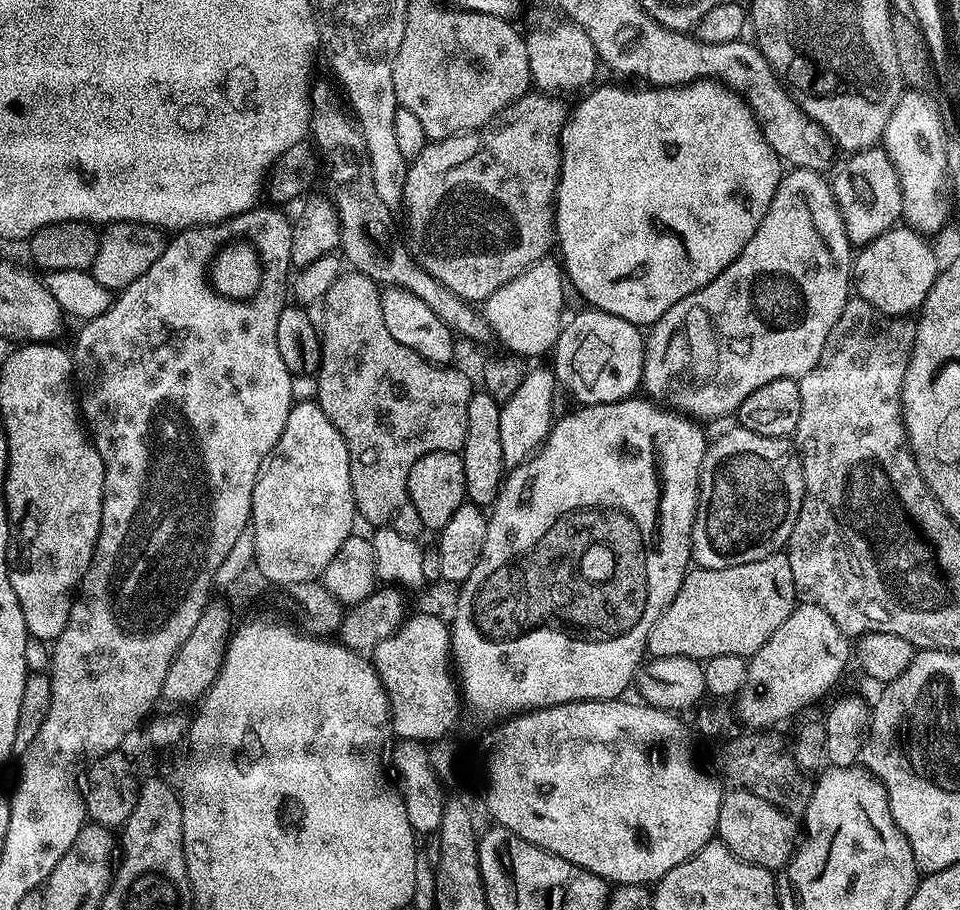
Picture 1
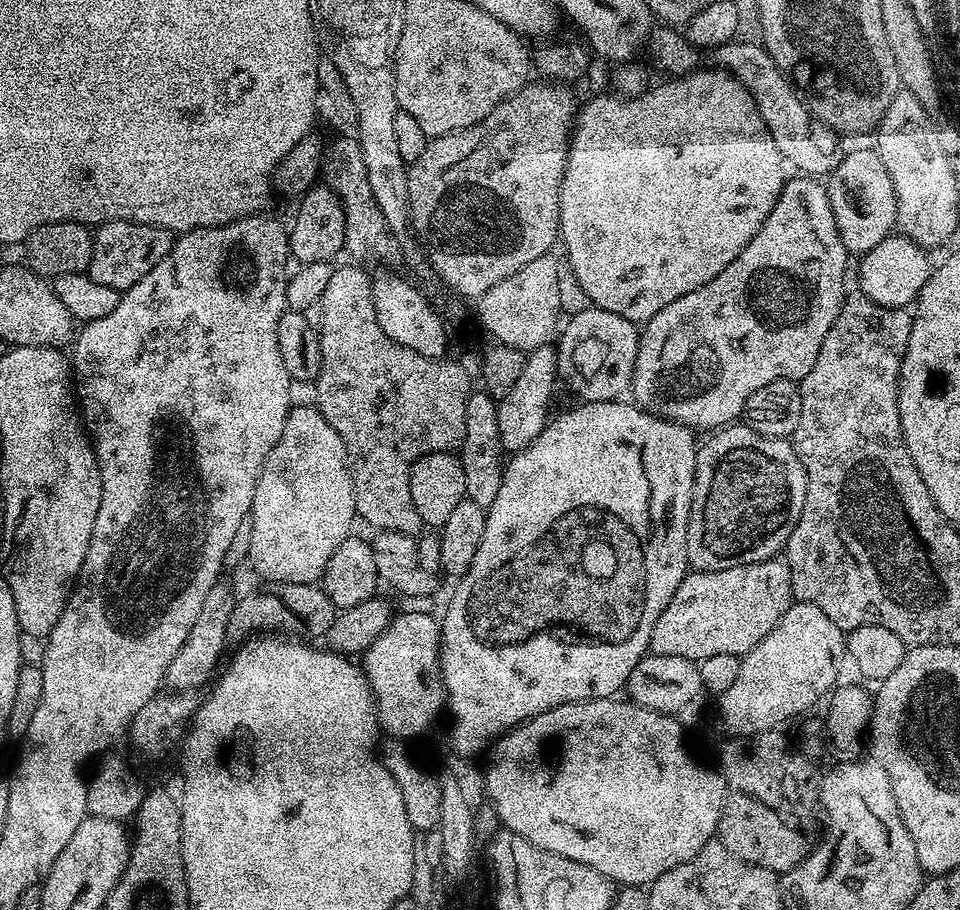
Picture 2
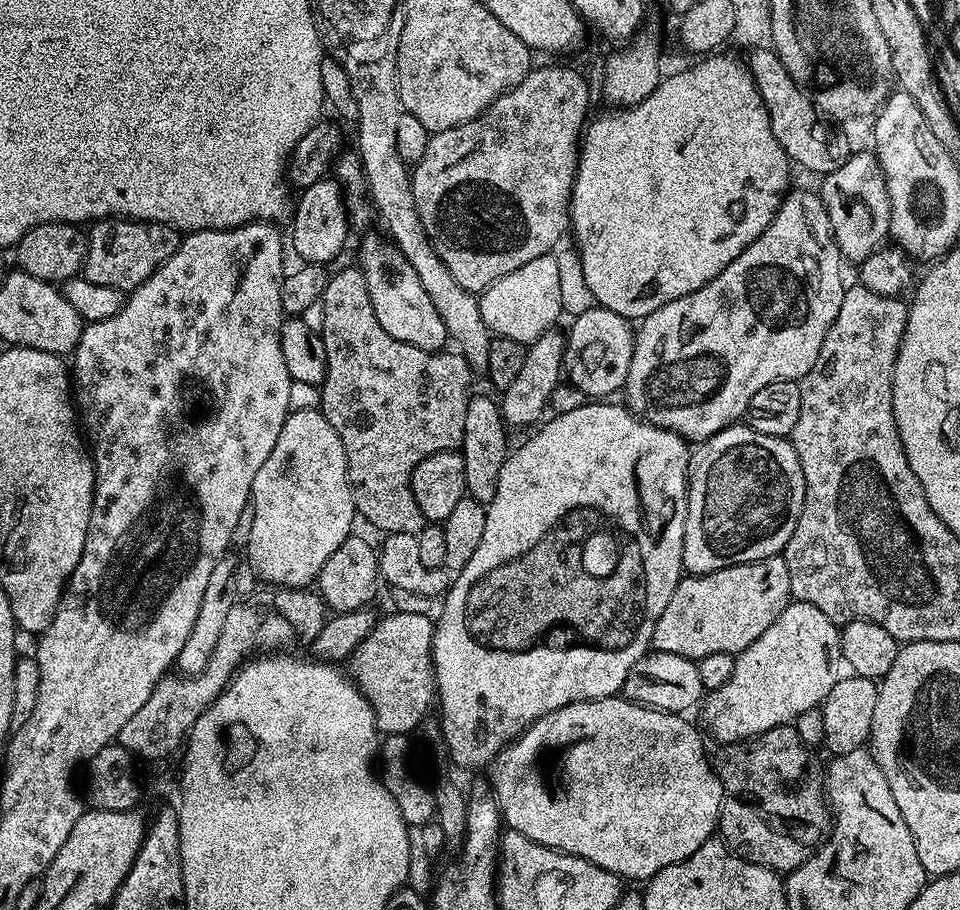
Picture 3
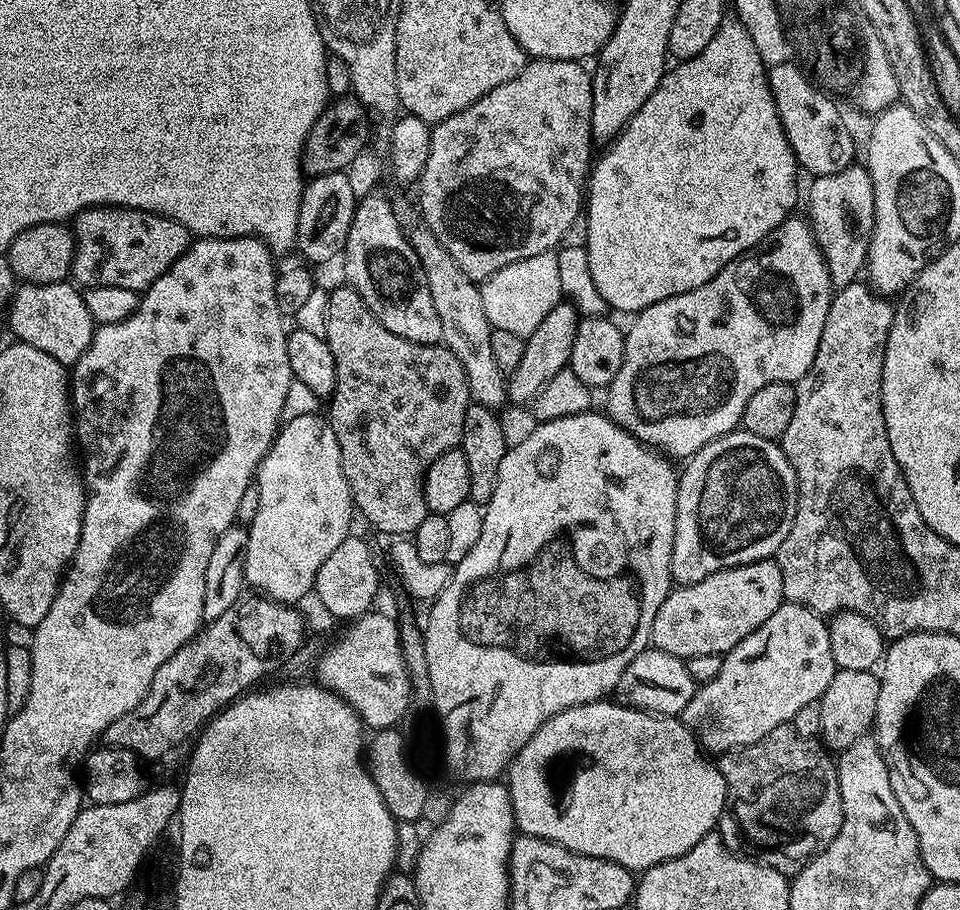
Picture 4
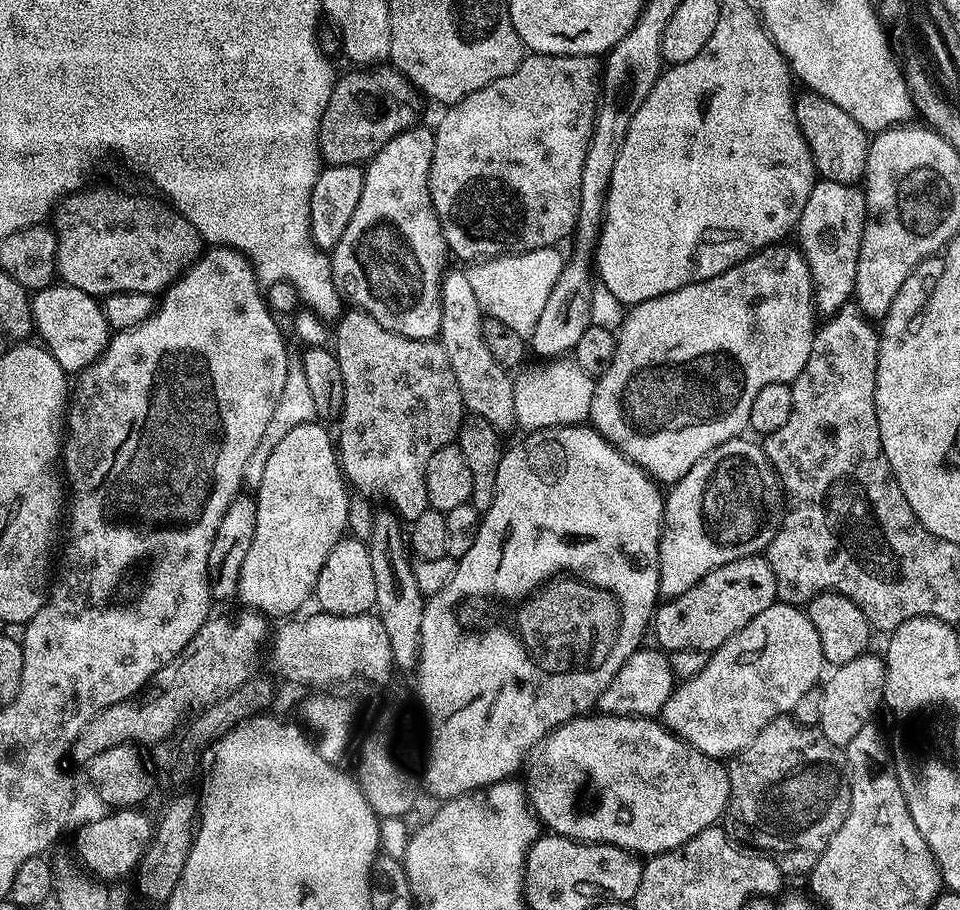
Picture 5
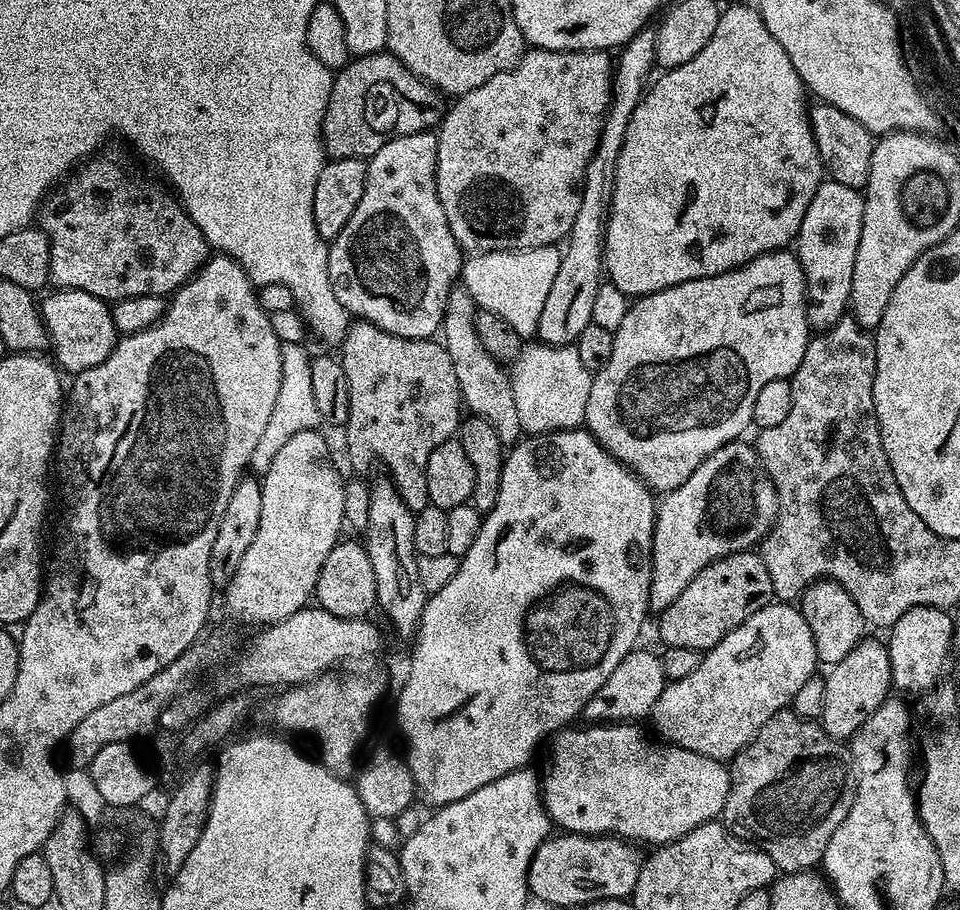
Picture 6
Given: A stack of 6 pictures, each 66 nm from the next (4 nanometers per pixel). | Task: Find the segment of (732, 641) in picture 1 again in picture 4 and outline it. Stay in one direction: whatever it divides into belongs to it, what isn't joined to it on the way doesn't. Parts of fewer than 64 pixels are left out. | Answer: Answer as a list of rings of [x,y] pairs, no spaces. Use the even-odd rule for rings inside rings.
[[[769,558],[753,564],[740,564],[737,568],[723,568],[702,578],[702,582],[673,587],[654,618],[651,647],[674,654],[685,662],[696,658],[698,654],[718,654],[723,657],[724,653],[738,646],[746,634],[758,630],[758,626],[762,626],[762,622],[766,622],[766,618],[770,618],[770,614],[774,614],[774,610],[785,603],[782,567],[776,562]]]

